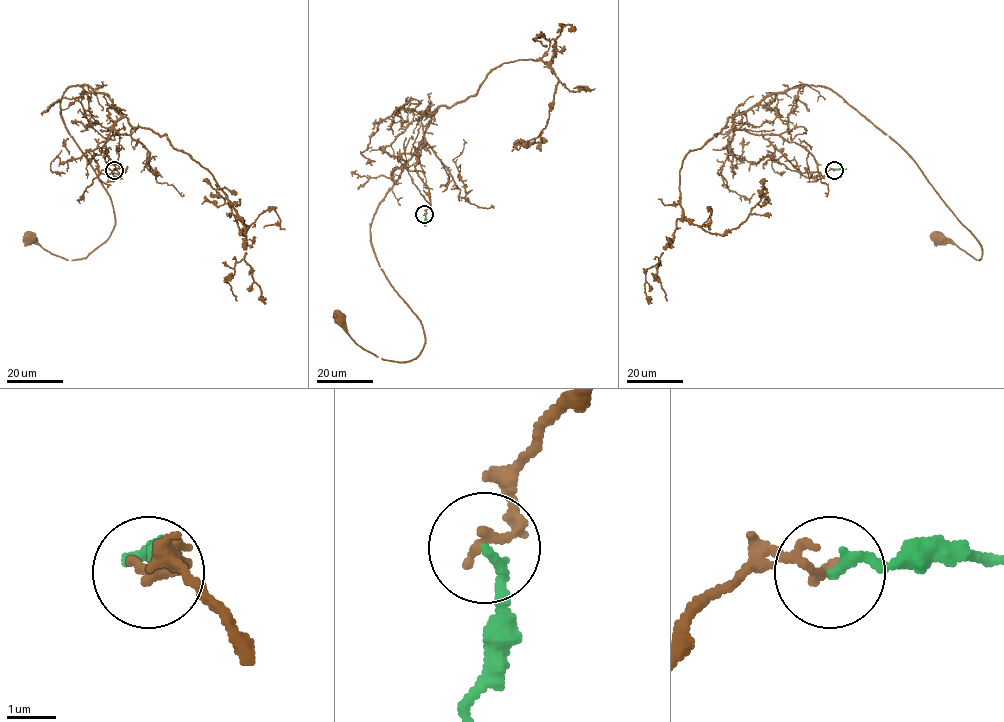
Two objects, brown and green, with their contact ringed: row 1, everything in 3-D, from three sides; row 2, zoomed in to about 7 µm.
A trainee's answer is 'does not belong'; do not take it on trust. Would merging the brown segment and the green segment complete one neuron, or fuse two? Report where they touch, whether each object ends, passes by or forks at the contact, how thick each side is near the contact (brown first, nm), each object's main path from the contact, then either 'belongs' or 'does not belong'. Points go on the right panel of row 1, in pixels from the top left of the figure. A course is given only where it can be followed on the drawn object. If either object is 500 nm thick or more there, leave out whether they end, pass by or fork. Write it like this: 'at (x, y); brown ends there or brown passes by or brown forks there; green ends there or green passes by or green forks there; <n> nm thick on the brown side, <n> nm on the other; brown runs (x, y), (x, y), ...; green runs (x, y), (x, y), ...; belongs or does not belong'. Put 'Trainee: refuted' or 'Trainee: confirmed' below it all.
at (834, 170); brown ends there; green ends there; 200 nm thick on the brown side, 200 nm on the other; brown runs (834, 169), (805, 177), (733, 117), (799, 85), (832, 89), (916, 163), (982, 256), (937, 238); green runs (834, 169), (846, 168); does not belong
Trainee: confirmed

